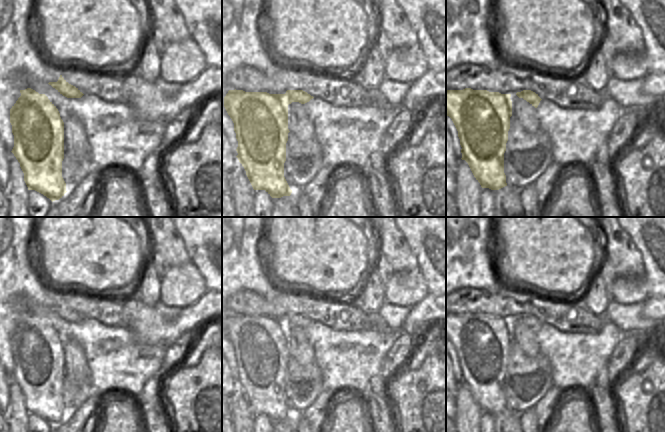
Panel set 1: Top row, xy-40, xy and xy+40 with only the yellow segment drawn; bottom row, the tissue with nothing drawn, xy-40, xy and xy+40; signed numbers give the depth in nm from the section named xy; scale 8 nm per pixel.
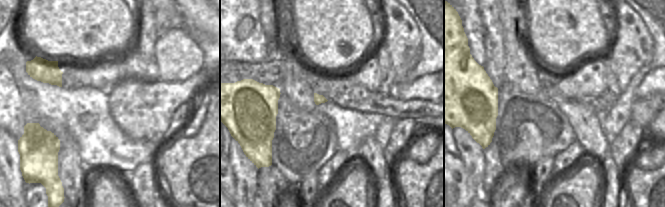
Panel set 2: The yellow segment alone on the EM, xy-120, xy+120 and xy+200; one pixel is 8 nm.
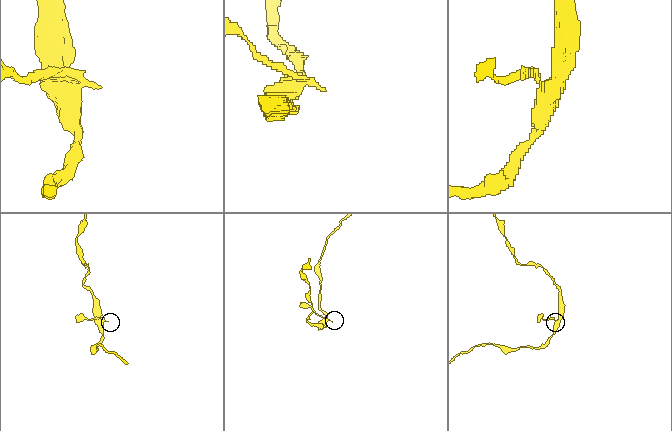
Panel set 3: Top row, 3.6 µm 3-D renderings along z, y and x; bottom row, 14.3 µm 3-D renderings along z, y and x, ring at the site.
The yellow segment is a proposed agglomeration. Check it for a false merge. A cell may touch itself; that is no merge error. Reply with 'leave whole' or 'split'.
split

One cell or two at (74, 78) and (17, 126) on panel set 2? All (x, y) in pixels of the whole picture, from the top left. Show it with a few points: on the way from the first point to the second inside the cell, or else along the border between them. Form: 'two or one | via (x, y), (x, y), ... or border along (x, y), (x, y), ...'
two | border along (62, 86), (65, 88), (86, 87)

